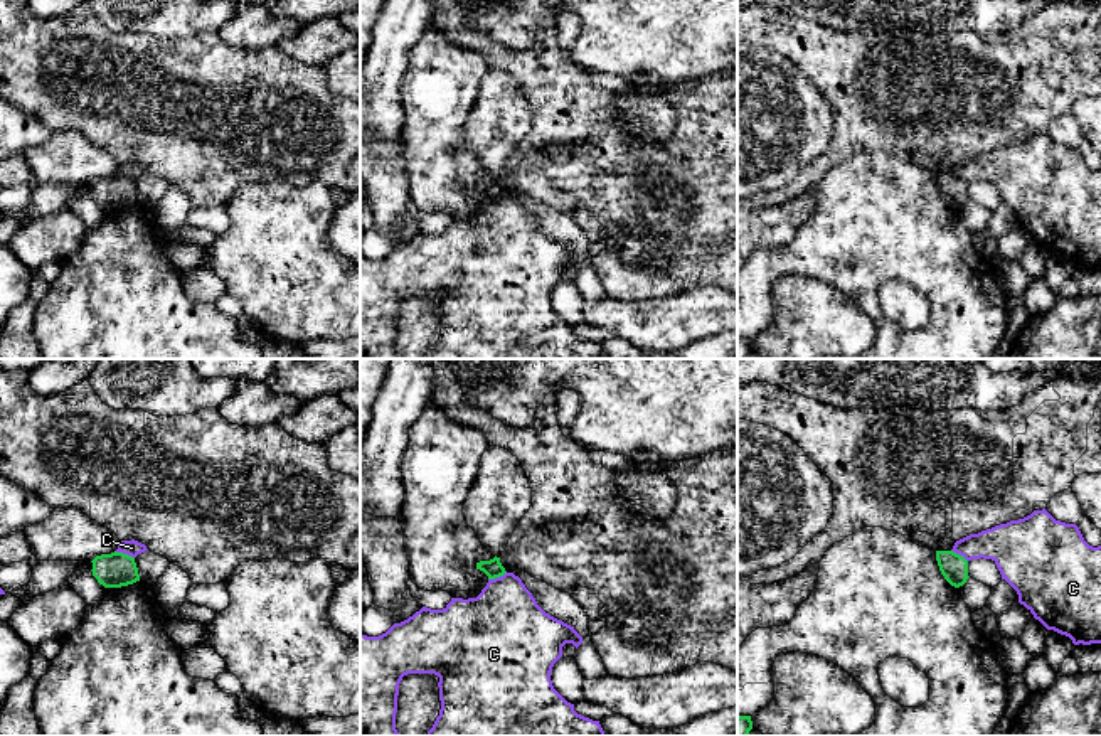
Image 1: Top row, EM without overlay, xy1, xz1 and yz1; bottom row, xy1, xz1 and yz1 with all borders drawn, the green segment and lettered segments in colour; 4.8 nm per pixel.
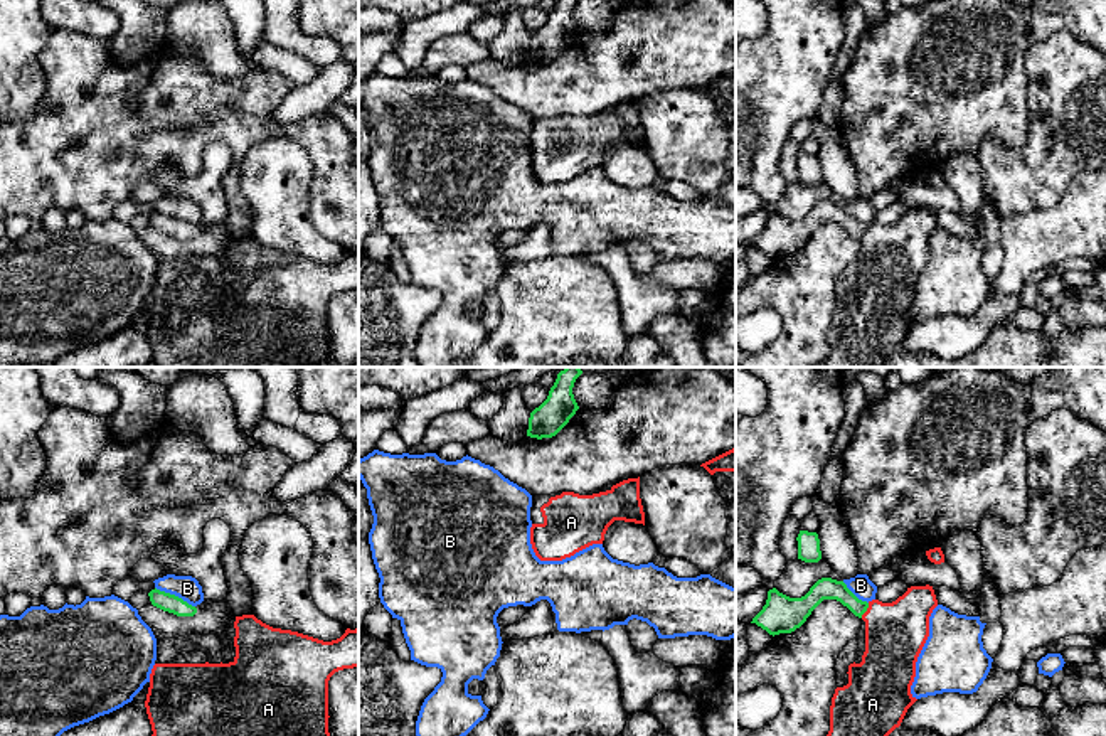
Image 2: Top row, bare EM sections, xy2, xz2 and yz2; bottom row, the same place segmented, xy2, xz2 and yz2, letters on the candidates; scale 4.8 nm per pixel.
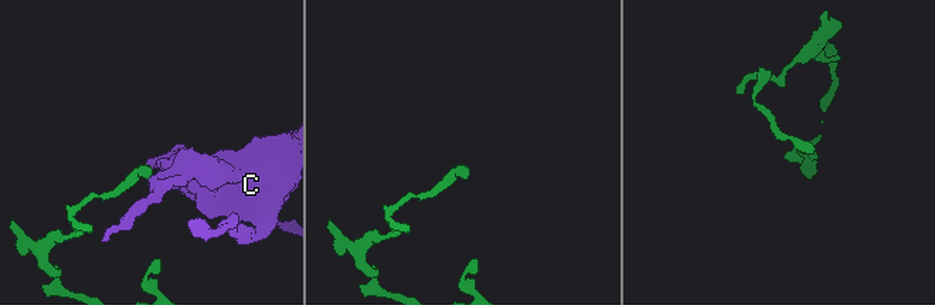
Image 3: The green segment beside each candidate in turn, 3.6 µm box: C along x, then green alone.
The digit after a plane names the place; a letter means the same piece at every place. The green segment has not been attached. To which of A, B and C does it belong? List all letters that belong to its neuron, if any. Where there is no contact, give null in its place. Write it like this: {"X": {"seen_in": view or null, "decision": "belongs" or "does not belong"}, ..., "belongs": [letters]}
{"A": {"seen_in": "yz2", "decision": "belongs"}, "B": {"seen_in": "xy2", "decision": "does not belong"}, "C": {"seen_in": "xy1", "decision": "does not belong"}, "belongs": ["A"]}

